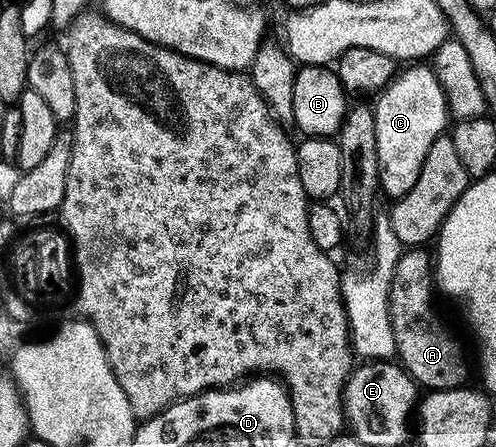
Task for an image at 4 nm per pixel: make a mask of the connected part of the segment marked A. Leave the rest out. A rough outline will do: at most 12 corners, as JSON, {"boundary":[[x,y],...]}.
{"boundary":[[406,249],[389,289],[395,358],[418,387],[466,381],[433,311],[430,251]]}

